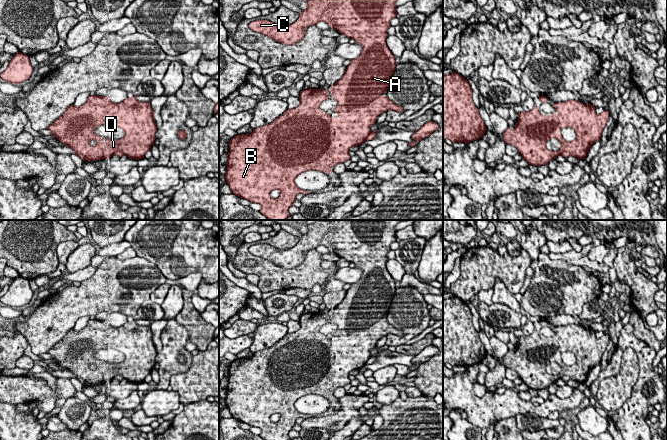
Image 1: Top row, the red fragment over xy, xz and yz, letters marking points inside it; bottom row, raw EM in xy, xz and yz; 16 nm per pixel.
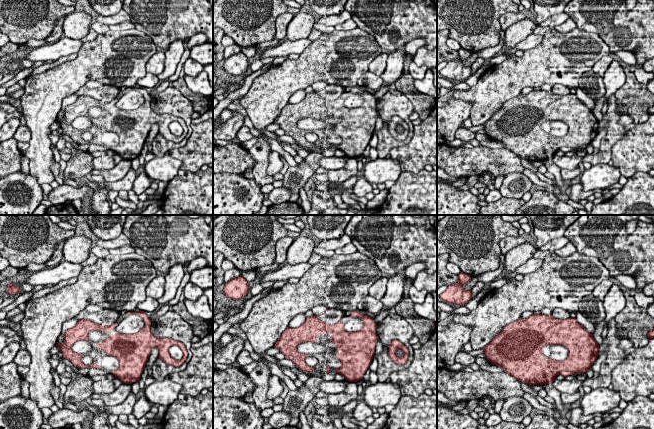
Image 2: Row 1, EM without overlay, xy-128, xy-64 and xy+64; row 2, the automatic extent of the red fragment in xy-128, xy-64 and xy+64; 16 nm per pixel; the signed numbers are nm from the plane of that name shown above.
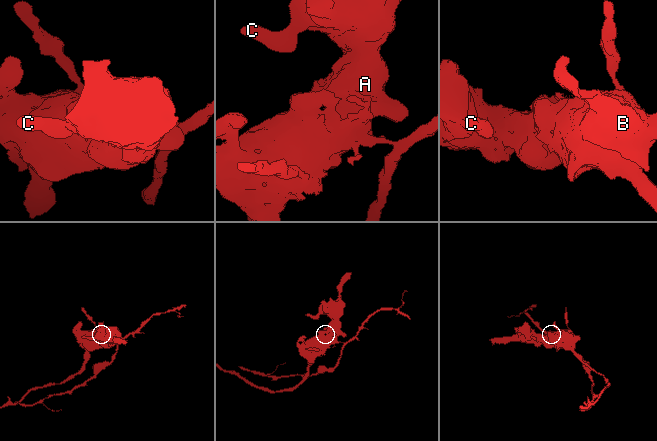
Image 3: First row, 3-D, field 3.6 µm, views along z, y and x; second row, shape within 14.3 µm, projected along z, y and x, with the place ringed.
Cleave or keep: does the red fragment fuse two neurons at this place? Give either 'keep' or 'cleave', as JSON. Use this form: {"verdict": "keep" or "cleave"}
{"verdict": "cleave"}

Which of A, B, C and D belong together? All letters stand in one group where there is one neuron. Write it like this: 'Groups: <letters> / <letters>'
Groups: A B C / D

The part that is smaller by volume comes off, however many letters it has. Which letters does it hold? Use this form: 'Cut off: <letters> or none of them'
Cut off: D

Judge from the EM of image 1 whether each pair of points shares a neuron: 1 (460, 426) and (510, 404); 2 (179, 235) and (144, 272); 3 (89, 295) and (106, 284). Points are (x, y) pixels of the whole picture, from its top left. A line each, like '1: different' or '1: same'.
1: different
2: different
3: same

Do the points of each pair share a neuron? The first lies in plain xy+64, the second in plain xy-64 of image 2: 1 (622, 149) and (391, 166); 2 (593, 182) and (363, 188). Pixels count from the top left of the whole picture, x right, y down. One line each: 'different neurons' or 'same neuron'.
1: different neurons
2: different neurons

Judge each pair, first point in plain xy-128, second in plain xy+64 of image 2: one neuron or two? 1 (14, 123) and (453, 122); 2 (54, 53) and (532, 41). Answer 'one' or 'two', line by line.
1: one
2: one

